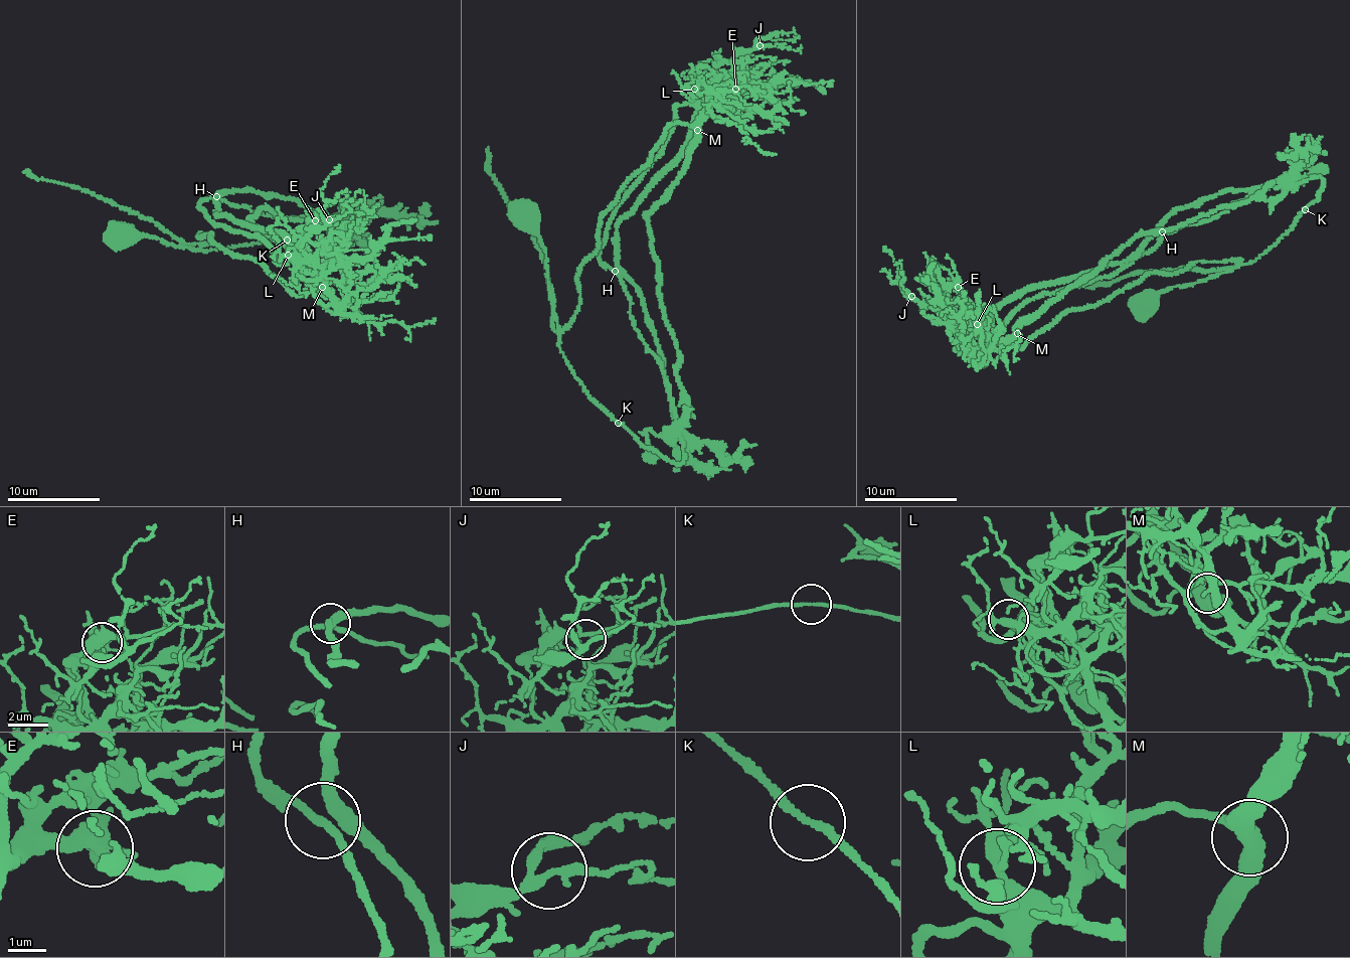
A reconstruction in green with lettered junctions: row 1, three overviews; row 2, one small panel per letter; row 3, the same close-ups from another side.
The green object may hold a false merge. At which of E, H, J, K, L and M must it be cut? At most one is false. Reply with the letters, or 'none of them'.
E

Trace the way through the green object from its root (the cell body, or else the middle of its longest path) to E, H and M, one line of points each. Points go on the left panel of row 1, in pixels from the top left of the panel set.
E: (123, 233), (193, 251), (209, 233), (301, 297), (317, 286), (329, 294), (331, 235), (315, 220)
H: (123, 233), (131, 228), (204, 253), (280, 240), (350, 246), (369, 237), (330, 218), (264, 215), (216, 196)
M: (123, 233), (193, 251), (209, 243), (201, 231), (209, 233), (296, 295), (322, 287)

